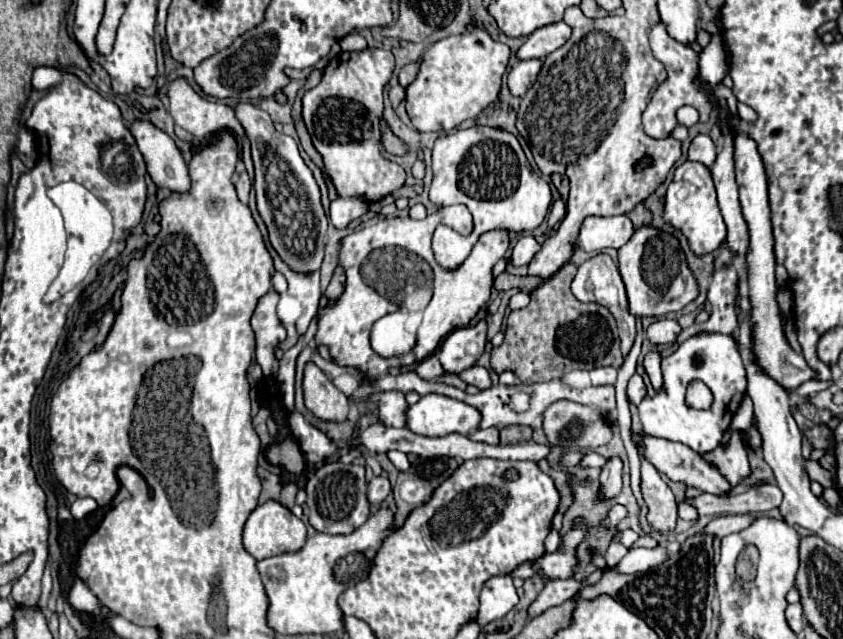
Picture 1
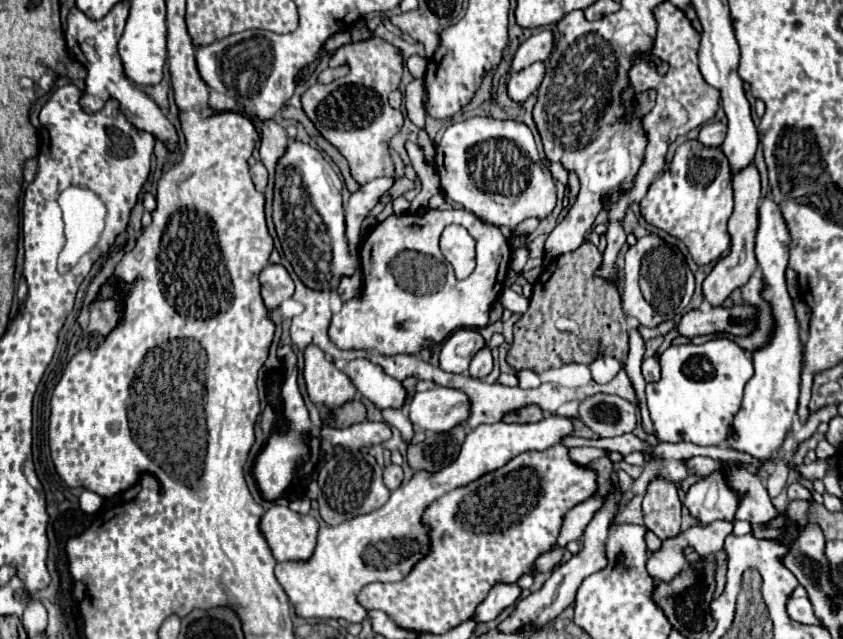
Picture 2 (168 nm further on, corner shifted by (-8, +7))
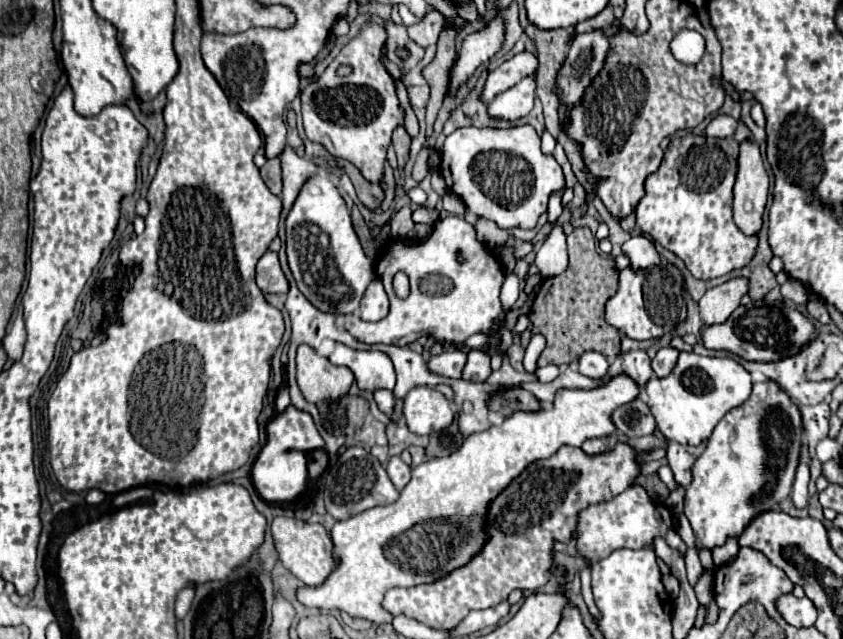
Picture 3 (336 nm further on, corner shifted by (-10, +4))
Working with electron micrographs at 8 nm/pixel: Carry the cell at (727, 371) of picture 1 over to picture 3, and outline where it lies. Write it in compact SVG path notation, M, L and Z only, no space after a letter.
M681 351L671 375L647 381L645 399L657 421L657 429L667 441L701 445L711 437L711 431L727 411L747 401L751 395L751 385L749 371L733 357L703 357Z

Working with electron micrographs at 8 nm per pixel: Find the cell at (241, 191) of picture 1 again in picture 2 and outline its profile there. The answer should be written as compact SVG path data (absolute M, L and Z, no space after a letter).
M257 160L257 164L251 166L251 176L253 176L255 188L257 188L259 192L265 192L265 188L267 188L267 170L265 170L263 162Z

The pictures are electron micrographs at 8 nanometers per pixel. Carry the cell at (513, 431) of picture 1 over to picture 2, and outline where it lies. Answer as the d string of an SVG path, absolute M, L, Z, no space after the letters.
M529 404L529 406L523 406L515 412L509 412L503 416L503 422L517 422L517 424L527 424L527 422L537 422L543 418L543 412L539 406L535 404Z

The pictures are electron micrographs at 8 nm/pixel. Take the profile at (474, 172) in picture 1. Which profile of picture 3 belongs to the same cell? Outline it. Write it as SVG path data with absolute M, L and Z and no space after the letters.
M531 125L517 127L461 127L447 135L441 163L441 175L447 183L447 189L455 193L465 207L489 221L495 221L503 229L533 229L537 219L547 211L547 201L551 193L561 193L565 189L565 177L559 163L553 157L541 153L541 139Z

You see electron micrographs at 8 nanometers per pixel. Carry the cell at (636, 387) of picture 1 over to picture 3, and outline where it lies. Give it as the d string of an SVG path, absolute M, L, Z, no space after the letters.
M673 347L659 349L657 355L651 361L651 369L655 371L655 375L657 377L667 377L671 373L671 369L675 367L675 363L677 363L677 355L679 355L679 351L673 349Z

